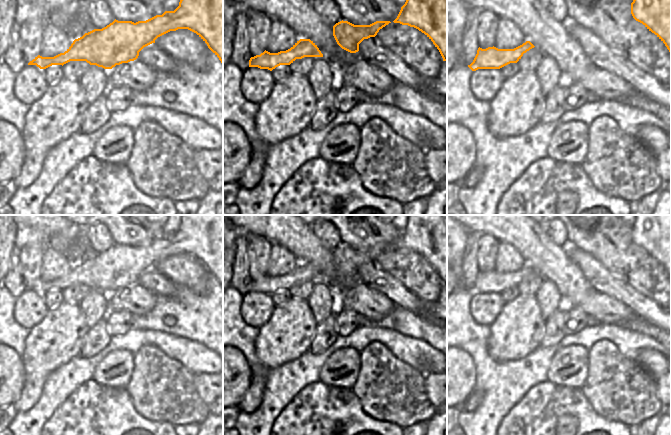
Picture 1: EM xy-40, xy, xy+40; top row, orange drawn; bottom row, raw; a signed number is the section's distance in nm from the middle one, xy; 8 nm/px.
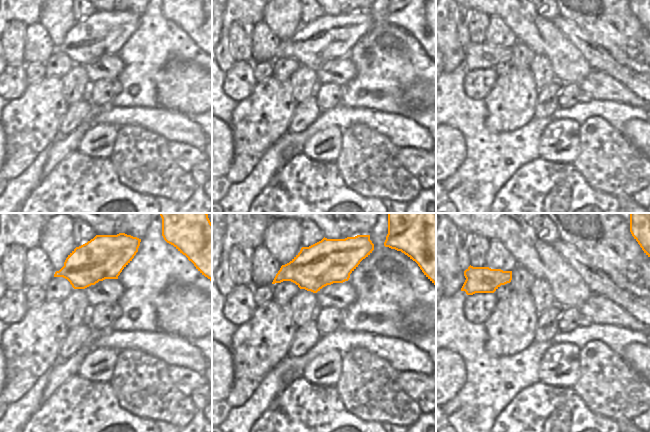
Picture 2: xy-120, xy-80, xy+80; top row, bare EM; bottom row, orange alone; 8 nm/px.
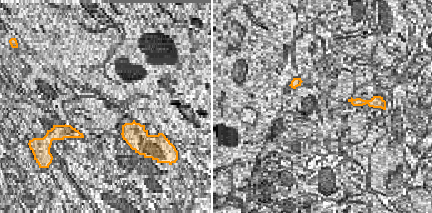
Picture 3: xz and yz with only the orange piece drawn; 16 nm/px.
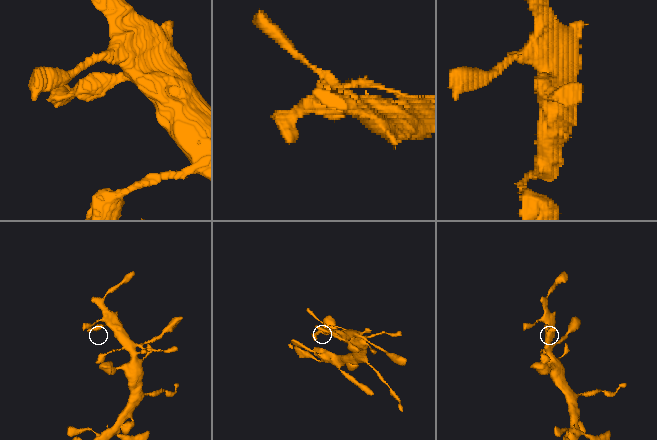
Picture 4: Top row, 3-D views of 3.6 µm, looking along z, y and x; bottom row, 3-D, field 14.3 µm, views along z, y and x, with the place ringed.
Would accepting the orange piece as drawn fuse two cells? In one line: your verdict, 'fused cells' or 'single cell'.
single cell

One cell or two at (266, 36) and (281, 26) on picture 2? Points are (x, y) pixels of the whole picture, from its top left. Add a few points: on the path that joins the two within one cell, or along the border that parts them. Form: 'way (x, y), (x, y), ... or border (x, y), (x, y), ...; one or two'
border (262, 20), (281, 41); two

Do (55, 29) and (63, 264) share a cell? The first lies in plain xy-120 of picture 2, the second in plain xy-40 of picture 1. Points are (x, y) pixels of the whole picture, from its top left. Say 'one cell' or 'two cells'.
two cells

